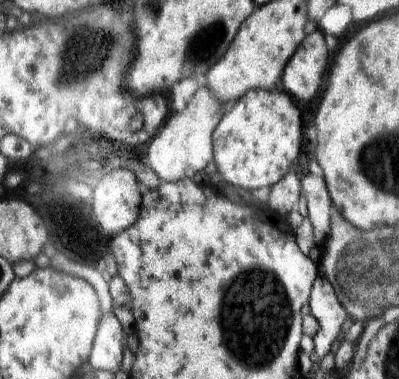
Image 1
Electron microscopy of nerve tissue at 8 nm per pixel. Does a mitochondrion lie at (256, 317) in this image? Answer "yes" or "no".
yes

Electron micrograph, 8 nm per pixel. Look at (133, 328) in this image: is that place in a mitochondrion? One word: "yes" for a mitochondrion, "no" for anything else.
no

